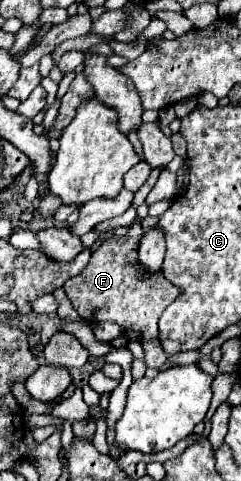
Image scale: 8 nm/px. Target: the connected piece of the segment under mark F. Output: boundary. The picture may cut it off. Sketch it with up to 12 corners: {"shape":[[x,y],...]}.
{"shape":[[140,222],[110,236],[64,284],[82,320],[140,334],[146,366],[168,356],[158,318],[180,290],[140,274]]}

